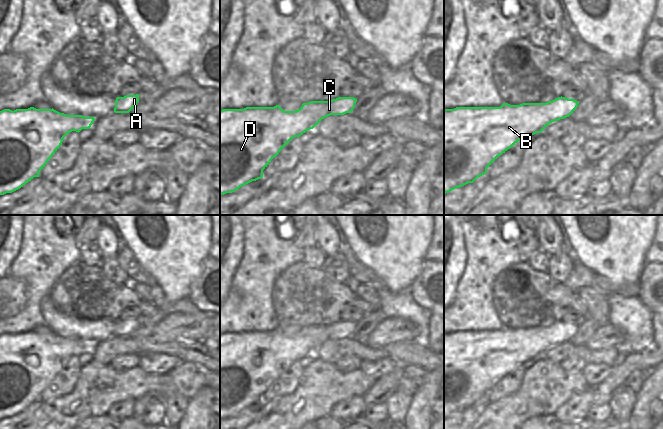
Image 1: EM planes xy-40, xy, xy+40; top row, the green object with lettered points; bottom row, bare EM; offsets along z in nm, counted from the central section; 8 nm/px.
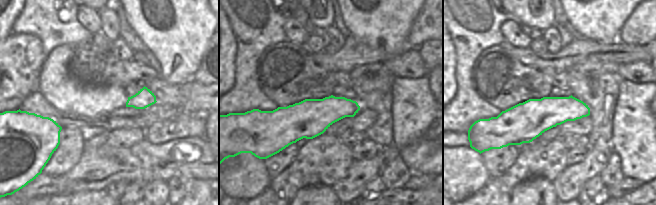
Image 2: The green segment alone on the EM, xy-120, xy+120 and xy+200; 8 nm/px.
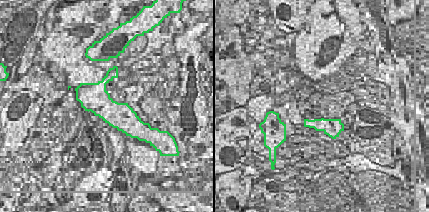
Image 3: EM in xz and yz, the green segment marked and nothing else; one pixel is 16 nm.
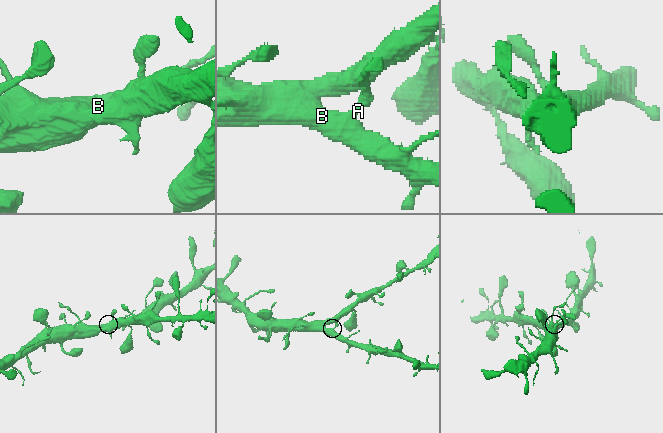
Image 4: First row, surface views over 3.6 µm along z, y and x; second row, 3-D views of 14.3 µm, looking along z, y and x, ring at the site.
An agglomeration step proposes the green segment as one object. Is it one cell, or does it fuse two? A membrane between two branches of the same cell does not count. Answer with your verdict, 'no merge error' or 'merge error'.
no merge error

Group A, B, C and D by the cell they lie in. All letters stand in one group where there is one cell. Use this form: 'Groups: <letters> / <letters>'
Groups: A B C D.

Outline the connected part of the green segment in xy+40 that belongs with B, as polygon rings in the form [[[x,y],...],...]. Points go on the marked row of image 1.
[[[558,97],[546,103],[522,103],[500,107],[444,109],[444,194],[473,183],[503,153],[524,138],[541,133],[550,123],[569,117],[579,101]]]

